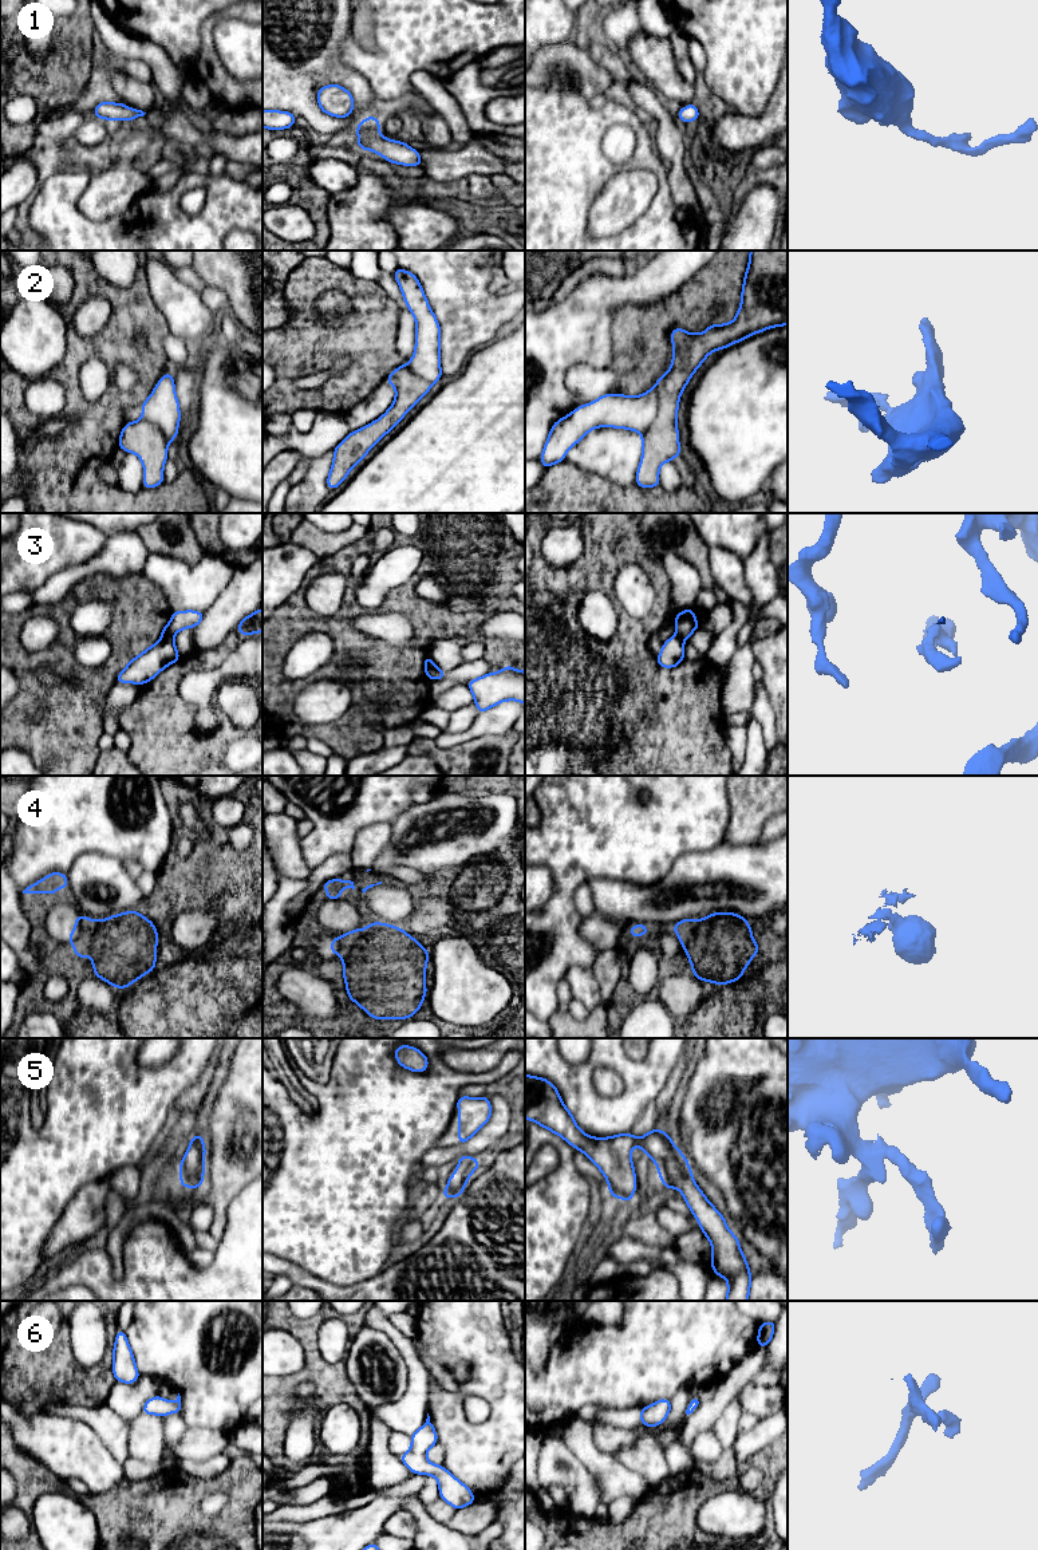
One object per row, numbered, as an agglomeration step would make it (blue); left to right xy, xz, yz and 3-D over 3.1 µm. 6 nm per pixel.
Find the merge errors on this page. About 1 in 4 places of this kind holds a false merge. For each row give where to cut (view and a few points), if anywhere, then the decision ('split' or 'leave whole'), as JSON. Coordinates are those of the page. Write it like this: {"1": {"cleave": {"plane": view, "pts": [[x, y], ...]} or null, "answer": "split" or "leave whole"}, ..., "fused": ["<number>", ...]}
{"1": {"cleave": null, "answer": "leave whole"}, "2": {"cleave": {"plane": "yz", "pts": [[655, 387], [656, 417], [642, 434]]}, "answer": "split"}, "3": {"cleave": {"plane": "xy", "pts": [[162, 630], [173, 635]]}, "answer": "split"}, "4": {"cleave": null, "answer": "leave whole"}, "5": {"cleave": null, "answer": "leave whole"}, "6": {"cleave": null, "answer": "leave whole"}, "fused": ["2", "3"]}

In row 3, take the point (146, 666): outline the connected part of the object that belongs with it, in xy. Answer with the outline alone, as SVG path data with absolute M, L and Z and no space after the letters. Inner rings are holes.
M163 632L159 640L149 646L141 655L133 658L118 674L115 683L145 685L155 678L165 667L182 659L175 648L173 635Z

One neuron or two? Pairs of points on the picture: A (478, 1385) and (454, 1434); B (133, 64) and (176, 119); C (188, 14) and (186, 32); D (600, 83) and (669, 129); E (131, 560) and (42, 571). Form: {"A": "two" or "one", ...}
{"A": "one", "B": "two", "C": "one", "D": "one", "E": "two"}

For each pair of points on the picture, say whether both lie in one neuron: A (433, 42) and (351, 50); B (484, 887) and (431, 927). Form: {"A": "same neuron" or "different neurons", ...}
{"A": "same neuron", "B": "same neuron"}

